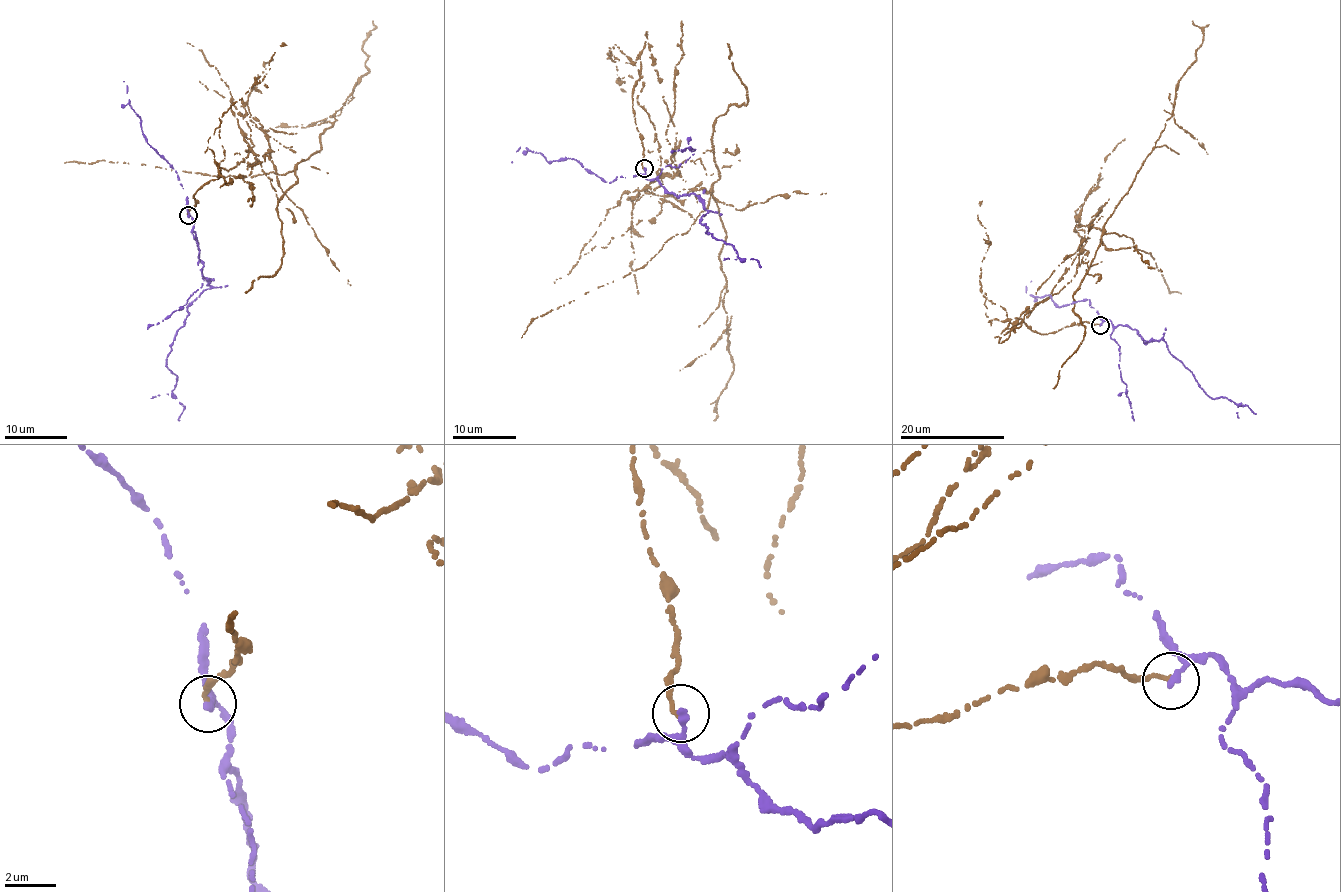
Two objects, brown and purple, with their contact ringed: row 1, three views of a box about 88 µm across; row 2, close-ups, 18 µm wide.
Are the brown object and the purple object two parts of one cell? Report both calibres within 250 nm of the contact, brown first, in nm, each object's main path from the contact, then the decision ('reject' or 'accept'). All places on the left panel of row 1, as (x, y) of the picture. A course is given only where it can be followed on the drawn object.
170/280 nm | brown via (188, 215), (247, 150), (276, 195), (297, 180), (369, 70), (372, 20) | purple via (188, 216), (210, 288), (188, 305), (188, 314), (165, 360), (176, 377), (173, 390), (183, 408), (177, 420) | reject

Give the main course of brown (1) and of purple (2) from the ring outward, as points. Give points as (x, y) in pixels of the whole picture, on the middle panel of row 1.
1: (644, 169), (642, 77), (658, 168), (672, 178), (712, 149), (719, 177), (733, 370), (710, 403)
2: (645, 169), (648, 180), (657, 179), (665, 191), (696, 195), (708, 212), (700, 223), (705, 232), (759, 267)

